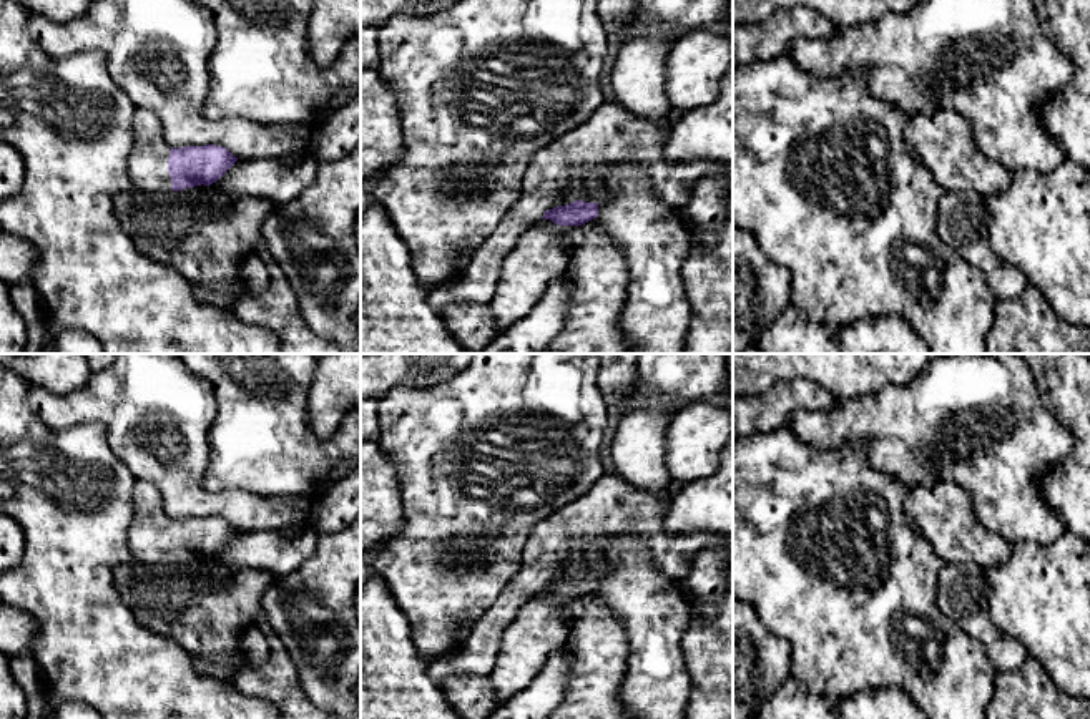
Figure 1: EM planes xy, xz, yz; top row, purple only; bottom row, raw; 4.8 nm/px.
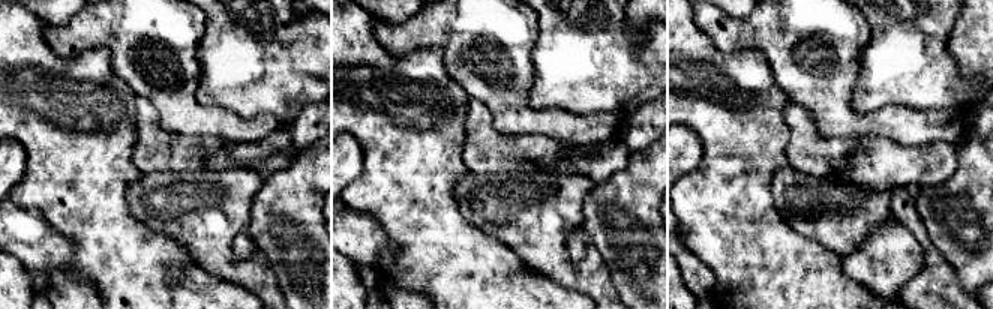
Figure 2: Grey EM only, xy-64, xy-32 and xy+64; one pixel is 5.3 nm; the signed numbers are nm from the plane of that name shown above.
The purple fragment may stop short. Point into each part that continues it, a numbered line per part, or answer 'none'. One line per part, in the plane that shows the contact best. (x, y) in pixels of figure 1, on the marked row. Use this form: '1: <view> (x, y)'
1: xy (147, 166)

